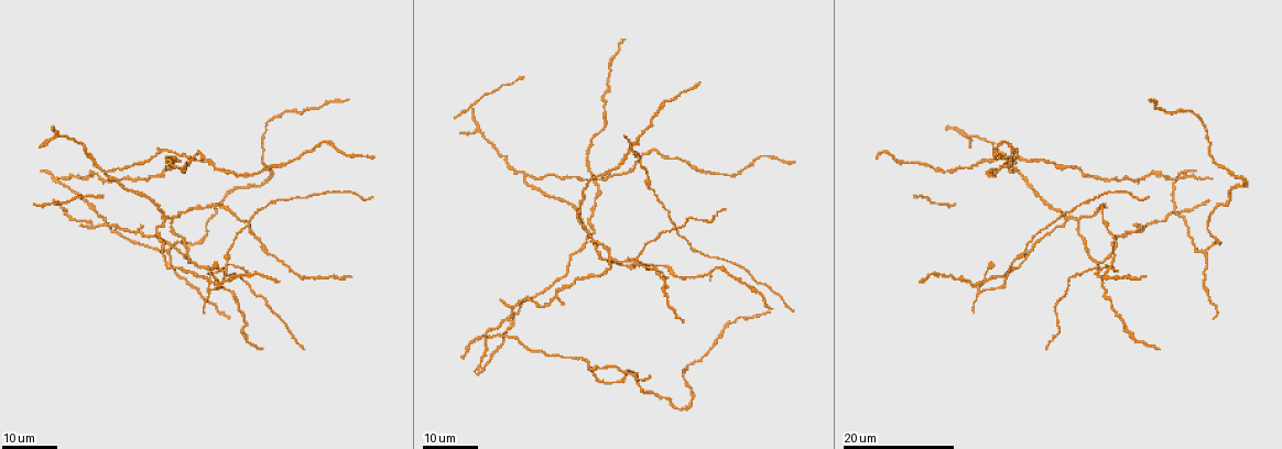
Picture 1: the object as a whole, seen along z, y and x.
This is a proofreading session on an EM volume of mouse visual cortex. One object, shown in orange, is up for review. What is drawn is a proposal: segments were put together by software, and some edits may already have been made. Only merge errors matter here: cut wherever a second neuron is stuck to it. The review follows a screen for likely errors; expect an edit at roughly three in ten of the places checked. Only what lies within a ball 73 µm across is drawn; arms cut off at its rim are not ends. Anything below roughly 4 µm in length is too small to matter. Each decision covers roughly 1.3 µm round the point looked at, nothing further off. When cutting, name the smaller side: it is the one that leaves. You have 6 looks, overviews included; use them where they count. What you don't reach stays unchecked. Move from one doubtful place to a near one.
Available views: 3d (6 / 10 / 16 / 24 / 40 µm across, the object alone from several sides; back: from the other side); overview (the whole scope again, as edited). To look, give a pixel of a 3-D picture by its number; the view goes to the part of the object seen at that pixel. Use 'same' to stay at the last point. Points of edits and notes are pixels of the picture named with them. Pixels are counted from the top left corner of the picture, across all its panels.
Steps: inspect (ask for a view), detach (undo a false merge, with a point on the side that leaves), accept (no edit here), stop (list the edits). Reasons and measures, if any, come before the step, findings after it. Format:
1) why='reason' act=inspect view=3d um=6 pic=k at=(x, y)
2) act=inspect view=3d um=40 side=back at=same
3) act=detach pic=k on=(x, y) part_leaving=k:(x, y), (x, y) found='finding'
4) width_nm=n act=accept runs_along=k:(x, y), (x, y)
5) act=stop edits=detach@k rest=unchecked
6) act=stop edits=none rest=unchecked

why='looks like a crossing' act=inspect view=3d um=16 pic=1 at=(209, 283)

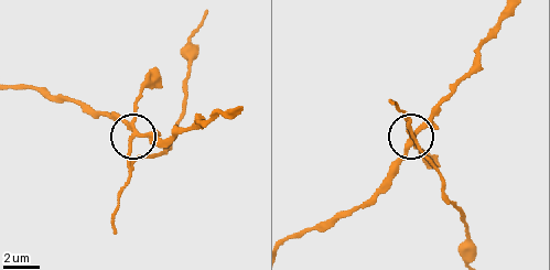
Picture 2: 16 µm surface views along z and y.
why='closer look' act=inspect view=3d um=6 pic=2 at=(413, 132)

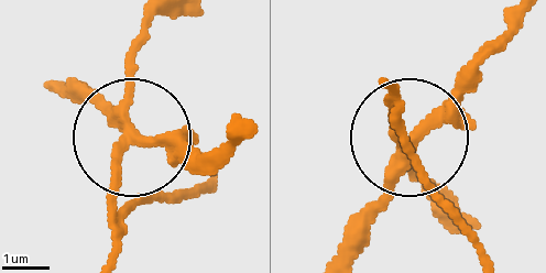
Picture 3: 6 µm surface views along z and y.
side_arm_um=20 arms=4 act=detach pic=3 on=(120, 178) found='two neurons meet here'

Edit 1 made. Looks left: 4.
act=inspect view=overview

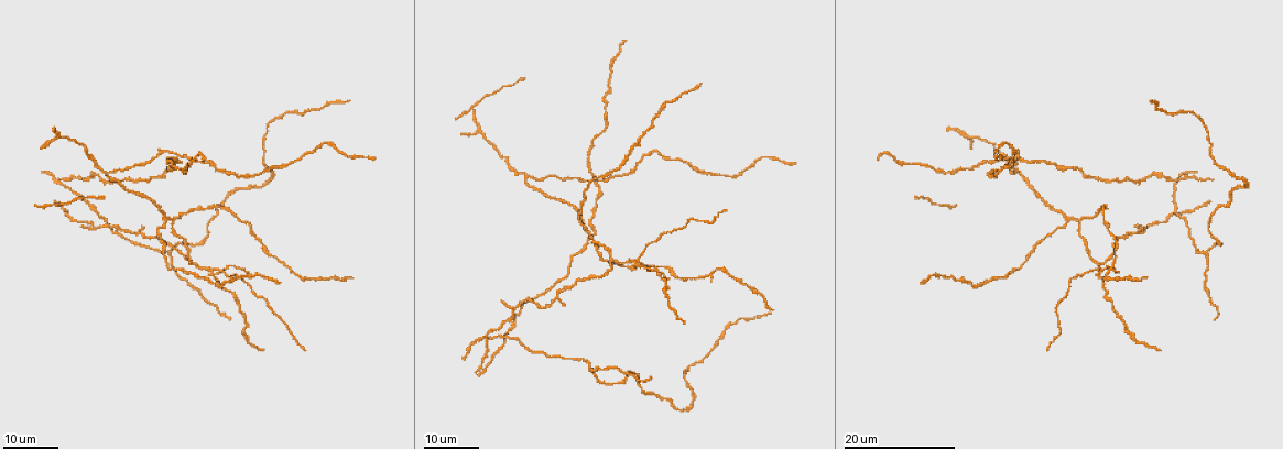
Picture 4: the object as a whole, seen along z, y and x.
act=inspect view=3d um=16 pic=4 at=(494, 338)

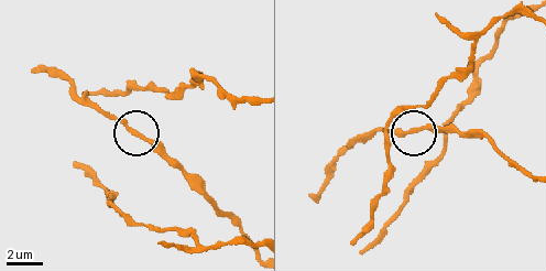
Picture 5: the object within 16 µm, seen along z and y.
why='closer look' act=inspect view=3d um=6 pic=5 at=(139, 137)

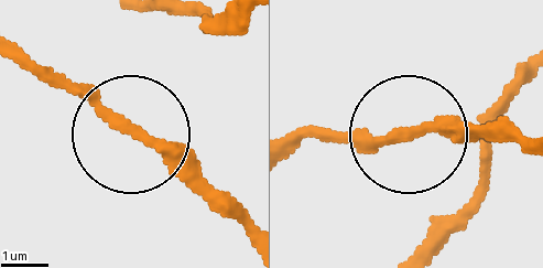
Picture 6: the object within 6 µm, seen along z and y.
width_nm=230 act=accept found='all the same neuron'

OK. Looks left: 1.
act=stop edits=detach@3 rest=unchecked

